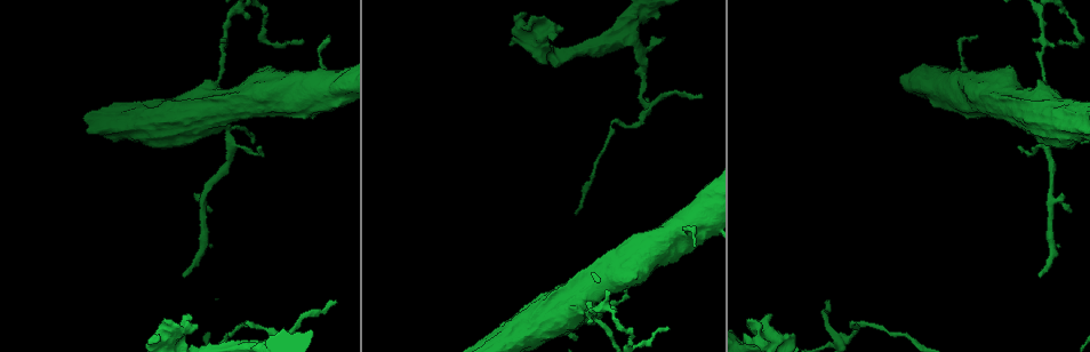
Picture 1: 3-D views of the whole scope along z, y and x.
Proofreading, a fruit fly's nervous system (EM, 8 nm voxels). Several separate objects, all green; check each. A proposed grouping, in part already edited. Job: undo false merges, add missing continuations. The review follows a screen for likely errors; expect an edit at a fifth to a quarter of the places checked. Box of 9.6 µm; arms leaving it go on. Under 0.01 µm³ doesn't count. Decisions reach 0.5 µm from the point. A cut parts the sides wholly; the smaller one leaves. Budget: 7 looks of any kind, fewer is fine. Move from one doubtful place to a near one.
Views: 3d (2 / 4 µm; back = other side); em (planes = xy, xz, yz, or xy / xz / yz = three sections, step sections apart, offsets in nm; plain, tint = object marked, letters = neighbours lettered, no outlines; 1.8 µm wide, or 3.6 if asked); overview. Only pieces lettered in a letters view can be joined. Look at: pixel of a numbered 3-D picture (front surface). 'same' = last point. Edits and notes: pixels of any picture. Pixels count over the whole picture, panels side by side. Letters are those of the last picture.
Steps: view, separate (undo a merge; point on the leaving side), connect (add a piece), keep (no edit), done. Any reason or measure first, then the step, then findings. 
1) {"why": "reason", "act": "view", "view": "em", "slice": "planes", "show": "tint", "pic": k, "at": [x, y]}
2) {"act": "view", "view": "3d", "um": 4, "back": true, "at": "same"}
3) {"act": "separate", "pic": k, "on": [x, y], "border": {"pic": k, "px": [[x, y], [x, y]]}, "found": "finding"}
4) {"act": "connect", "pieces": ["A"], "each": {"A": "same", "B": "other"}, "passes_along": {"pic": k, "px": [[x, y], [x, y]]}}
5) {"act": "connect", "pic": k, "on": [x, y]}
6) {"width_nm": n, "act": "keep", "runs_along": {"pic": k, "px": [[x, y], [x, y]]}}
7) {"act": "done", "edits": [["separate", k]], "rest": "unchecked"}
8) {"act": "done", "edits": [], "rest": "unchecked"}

{"why": "branch stops here", "act": "view", "view": "3d", "um": 4, "pic": 1, "at": [703, 95]}

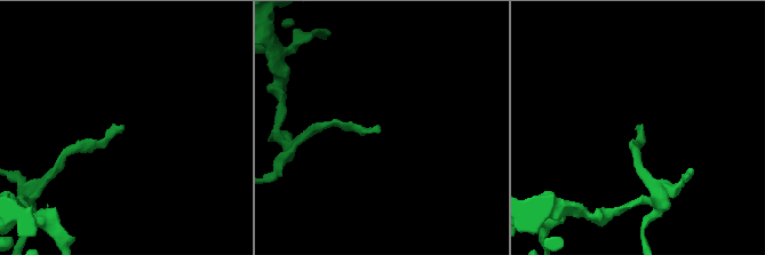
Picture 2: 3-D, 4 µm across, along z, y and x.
{"act": "view", "view": "em", "slice": "planes", "show": "plain", "pic": 2, "at": [637, 126]}

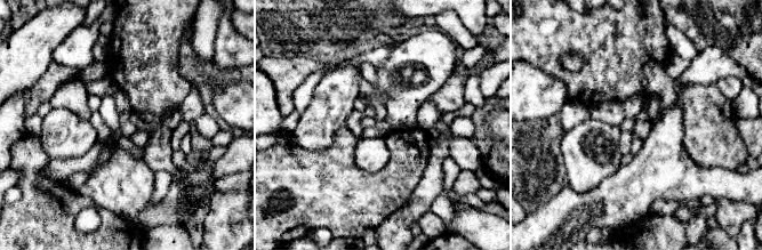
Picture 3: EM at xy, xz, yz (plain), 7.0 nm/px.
{"why": "what lies round it", "act": "view", "view": "em", "slice": "planes", "show": "letters", "at": "same"}

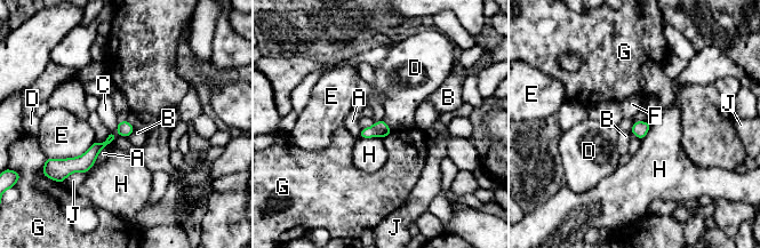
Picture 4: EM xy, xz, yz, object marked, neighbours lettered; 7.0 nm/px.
{"act": "keep", "each": {"A": "other", "B": "other", "C": "other", "D": "other", "E": "other", "F": "other", "G": "other", "H": "other", "J": "other"}, "border": {"pic": 4, "px": [[383, 120], [391, 132]]}, "found": "no lettered piece goes on from it"}

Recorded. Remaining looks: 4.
{"why": "a fork", "act": "view", "view": "em", "slice": "planes", "show": "letters", "pic": 1, "at": [539, 37]}

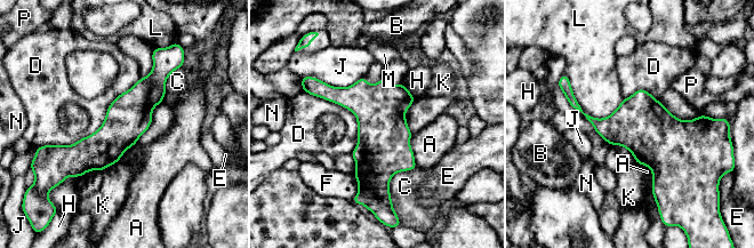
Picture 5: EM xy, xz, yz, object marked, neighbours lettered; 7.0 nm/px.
{"width_nm": 320, "act": "keep", "each": {"A": "other", "B": "other", "C": "other", "D": "other", "E": "other", "F": "other", "H": "other", "J": "other", "K": "other", "L": "other", "M": "other", "N": "other", "P": "other"}, "border": {"pic": 5, "px": [[141, 78], [94, 132], [45, 145]]}, "found": "continuous, no second cell"}

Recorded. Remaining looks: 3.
{"why": "branch stops here", "act": "view", "view": "em", "um": 3.6, "slice": "yz", "step": 4, "show": "letters", "pic": 1, "at": [1040, 276]}

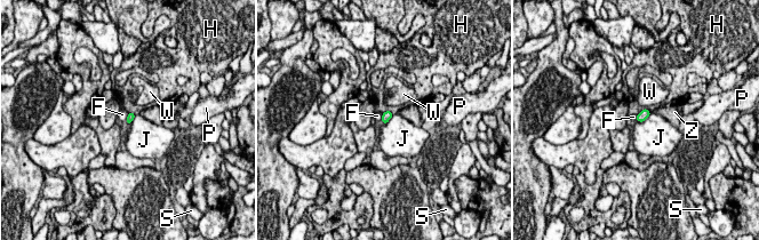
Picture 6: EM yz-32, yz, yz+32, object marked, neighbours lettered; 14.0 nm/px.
{"act": "view", "view": "em", "um": 3.6, "slice": "planes", "show": "letters", "at": "same"}

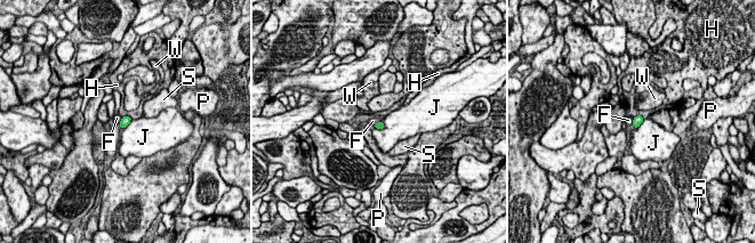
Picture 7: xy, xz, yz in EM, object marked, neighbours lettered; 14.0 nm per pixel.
{"width_nm": 100, "act": "keep", "each": {"F": "other", "H": "other", "J": "other", "P": "other", "S": "other", "W": "other"}, "border": {"pic": 7, "px": [[383, 121], [380, 129], [375, 128]]}, "found": "none of them fits"}

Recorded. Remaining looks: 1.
{"act": "done", "edits": [], "rest": "unchecked"}

